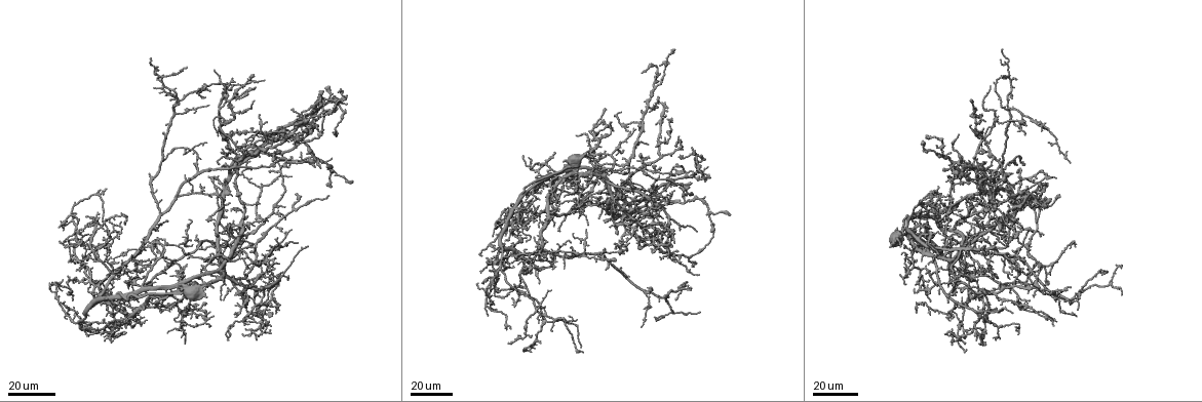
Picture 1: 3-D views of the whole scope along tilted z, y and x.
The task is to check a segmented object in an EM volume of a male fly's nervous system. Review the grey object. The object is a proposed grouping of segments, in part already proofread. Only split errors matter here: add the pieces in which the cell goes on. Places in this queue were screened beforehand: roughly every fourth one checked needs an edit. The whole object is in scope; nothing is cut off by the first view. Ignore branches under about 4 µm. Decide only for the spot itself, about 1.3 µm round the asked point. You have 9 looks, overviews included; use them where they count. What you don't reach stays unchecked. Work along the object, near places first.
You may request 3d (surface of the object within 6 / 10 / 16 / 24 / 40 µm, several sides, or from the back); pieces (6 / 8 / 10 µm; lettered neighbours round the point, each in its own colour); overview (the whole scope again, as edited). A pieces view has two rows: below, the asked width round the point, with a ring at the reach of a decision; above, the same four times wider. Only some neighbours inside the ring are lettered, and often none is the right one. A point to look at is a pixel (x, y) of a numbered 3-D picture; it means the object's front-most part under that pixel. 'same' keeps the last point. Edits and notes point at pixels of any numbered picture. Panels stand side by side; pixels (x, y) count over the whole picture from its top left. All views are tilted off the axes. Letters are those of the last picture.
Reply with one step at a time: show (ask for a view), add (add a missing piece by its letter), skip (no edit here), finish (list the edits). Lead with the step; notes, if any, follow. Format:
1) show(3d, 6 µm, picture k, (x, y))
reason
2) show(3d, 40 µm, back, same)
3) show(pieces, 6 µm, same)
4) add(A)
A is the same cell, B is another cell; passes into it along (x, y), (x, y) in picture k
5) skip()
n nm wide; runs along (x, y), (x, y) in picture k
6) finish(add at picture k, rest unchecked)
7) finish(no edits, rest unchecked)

show(3d, 40 µm, picture 1, (674, 300))
thick end

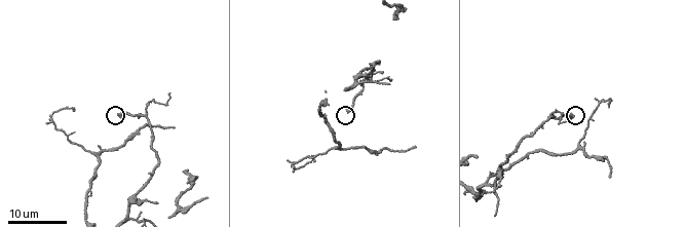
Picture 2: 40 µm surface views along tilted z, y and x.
show(pieces, 10 µm, picture 2, (117, 113))
what lies round it

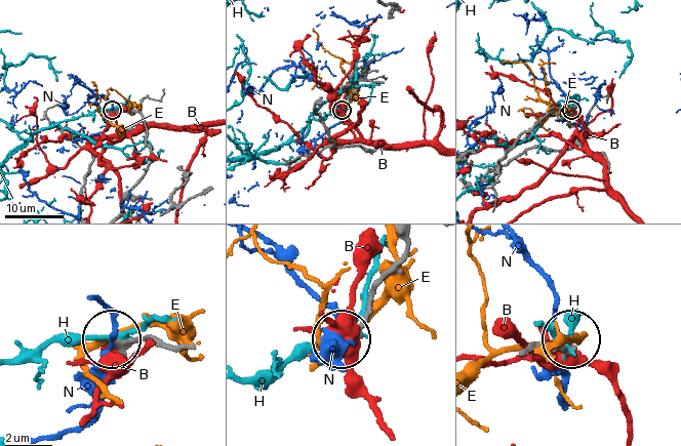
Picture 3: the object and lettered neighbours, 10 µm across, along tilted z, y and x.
skip()
B, E, H and N are other cells; runs along (179, 343), (151, 334), (113, 340) in picture 3; no lettered piece goes on from it

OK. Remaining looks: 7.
show(3d, 24 µm, picture 2, (395, 19))
free end

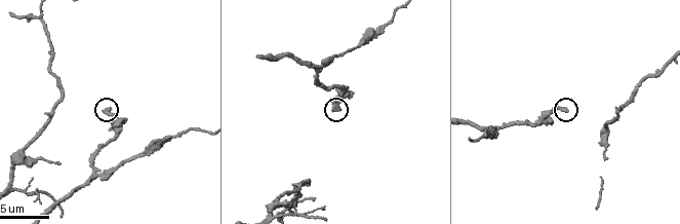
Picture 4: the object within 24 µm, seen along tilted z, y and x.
show(pieces, 6 µm, picture 4, (336, 108))
what lies round it

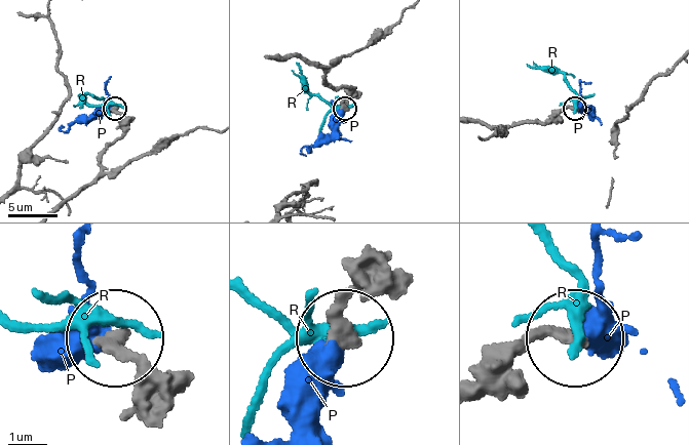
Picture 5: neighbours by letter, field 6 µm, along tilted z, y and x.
add(P)
P is the same cell, R is another cell; it goes on there

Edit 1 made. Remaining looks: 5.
show(3d, 6 µm, picture 4, (597, 207))
tapers out

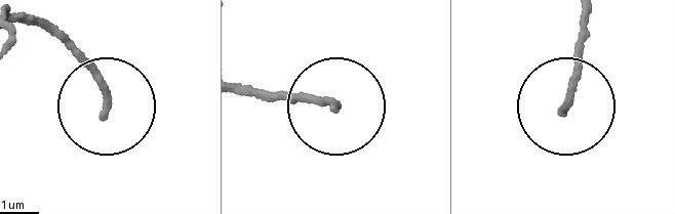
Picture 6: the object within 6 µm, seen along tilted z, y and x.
show(pieces, 8 µm, picture 6, (334, 108))

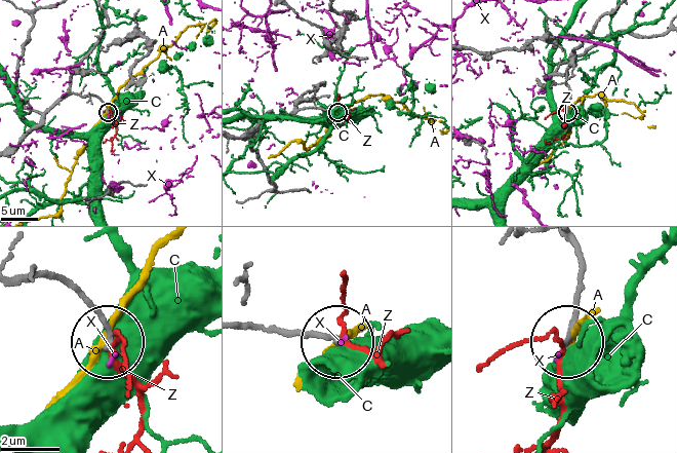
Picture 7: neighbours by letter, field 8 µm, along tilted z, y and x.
add(Z)
160 nm wide; Z is the same cell, A, C and X are other cells; the cell continues

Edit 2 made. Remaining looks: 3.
show(overview)

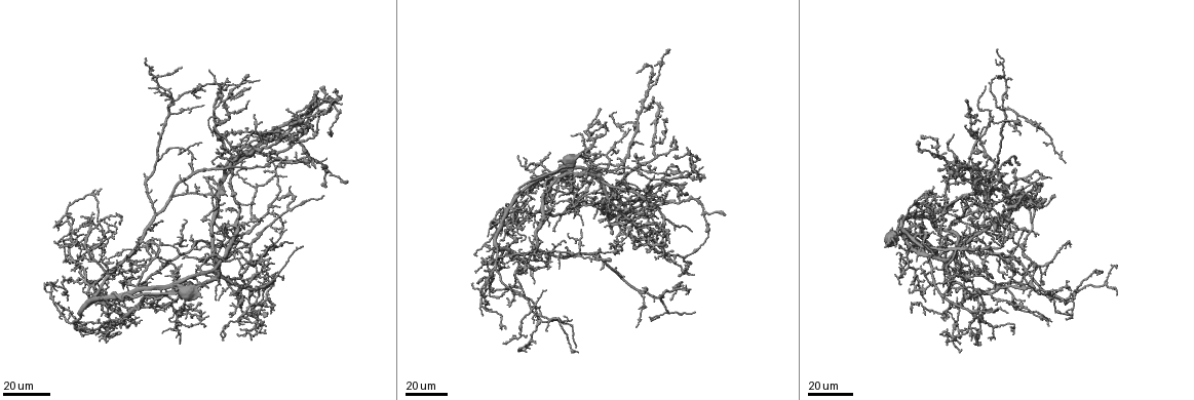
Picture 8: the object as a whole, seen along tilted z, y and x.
show(3d, 40 µm, picture 8, (1031, 223))

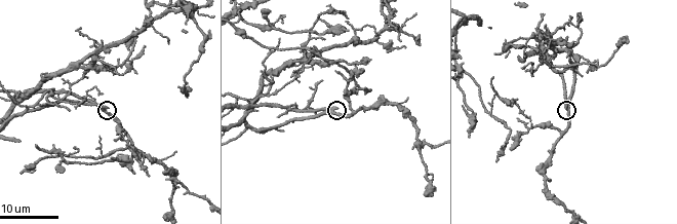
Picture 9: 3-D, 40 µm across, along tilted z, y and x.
show(pieces, 10 µm, picture 9, (110, 109))

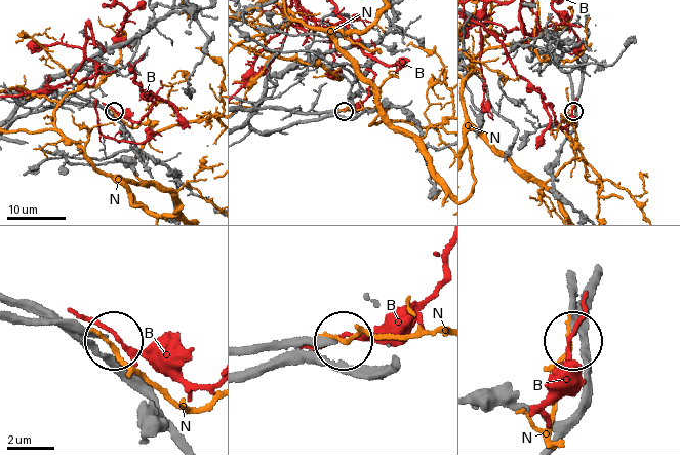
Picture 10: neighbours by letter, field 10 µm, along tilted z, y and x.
skip()
240 nm wide; B and N are other cells; runs along (599, 275), (576, 313), (573, 333) in picture 10; none of them fits

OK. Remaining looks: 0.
finish(add at picture 5, add at picture 7, rest unchecked)

